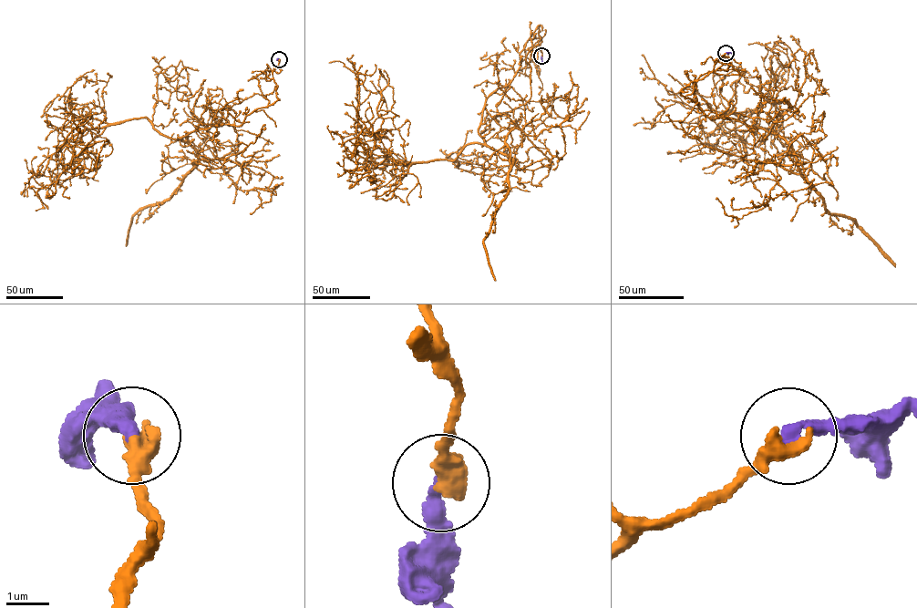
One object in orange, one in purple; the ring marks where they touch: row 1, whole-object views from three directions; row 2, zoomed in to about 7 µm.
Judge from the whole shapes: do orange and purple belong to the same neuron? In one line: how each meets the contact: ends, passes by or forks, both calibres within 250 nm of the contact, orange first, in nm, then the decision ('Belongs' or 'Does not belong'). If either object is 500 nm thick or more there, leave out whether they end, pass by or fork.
At the ring orange ends. At the ring purple ends. Thickness 480 nm (orange) against 320 nm. Belongs

